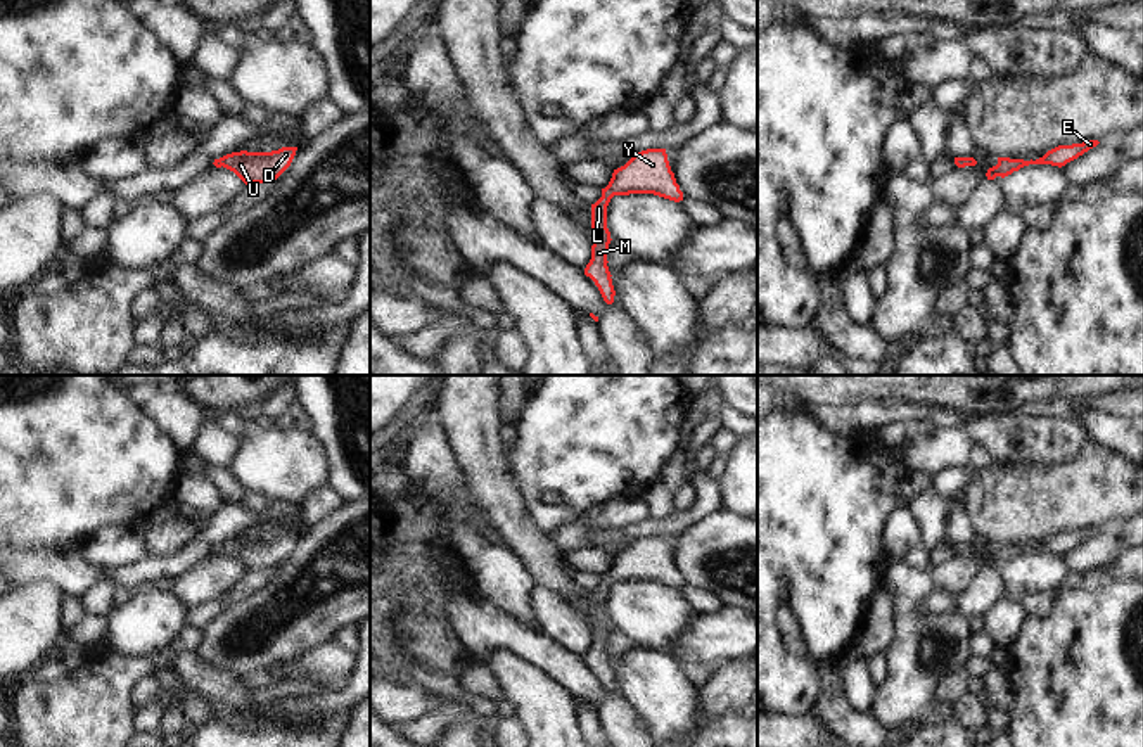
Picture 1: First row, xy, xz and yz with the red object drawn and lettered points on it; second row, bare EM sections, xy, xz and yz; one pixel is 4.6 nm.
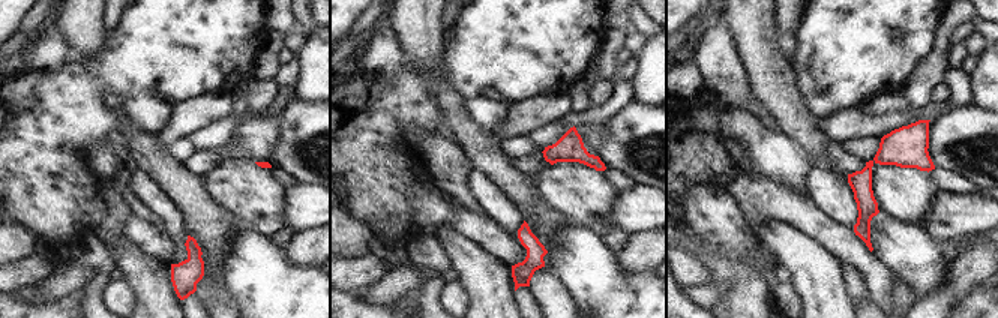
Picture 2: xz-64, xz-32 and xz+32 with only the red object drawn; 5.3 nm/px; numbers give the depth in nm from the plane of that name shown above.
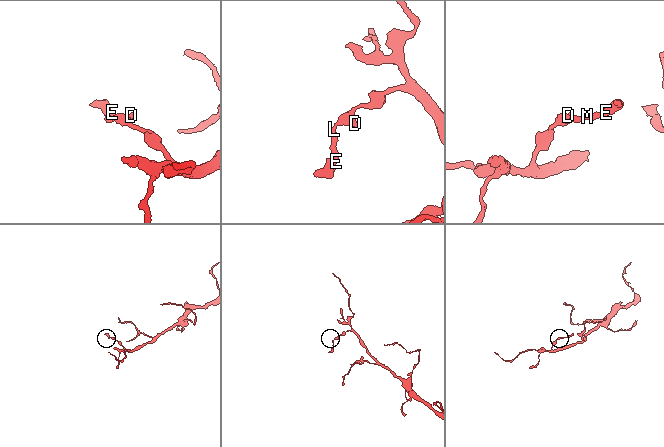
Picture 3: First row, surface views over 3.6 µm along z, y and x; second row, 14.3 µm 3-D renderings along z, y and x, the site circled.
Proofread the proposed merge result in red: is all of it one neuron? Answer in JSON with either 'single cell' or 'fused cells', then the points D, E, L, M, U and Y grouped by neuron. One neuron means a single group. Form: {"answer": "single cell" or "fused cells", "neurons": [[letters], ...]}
{"answer": "single cell", "neurons": [["D", "E", "L", "M", "U", "Y"]]}

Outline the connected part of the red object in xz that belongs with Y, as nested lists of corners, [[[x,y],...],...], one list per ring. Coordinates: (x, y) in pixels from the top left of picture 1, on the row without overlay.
[[[666,536],[635,540],[624,553],[614,557],[609,572],[602,576],[602,584],[591,591],[591,617],[595,624],[584,662],[595,669],[607,692],[612,692],[616,683],[607,654],[609,631],[612,628],[607,616],[607,593],[614,583],[629,581],[654,581],[674,590],[683,588],[683,579],[671,559]]]

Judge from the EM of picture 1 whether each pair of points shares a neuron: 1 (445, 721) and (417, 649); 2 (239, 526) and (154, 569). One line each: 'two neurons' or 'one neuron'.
1: two neurons
2: one neuron

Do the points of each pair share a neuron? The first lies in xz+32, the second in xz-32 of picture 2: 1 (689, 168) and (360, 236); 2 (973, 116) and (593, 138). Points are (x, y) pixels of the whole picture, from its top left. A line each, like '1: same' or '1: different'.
1: same
2: different

